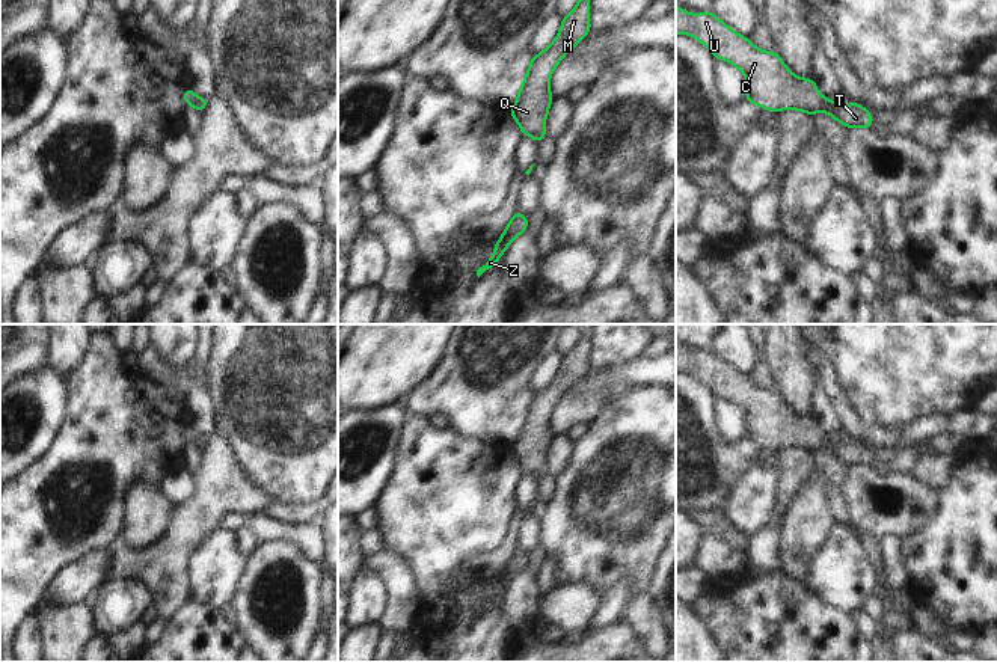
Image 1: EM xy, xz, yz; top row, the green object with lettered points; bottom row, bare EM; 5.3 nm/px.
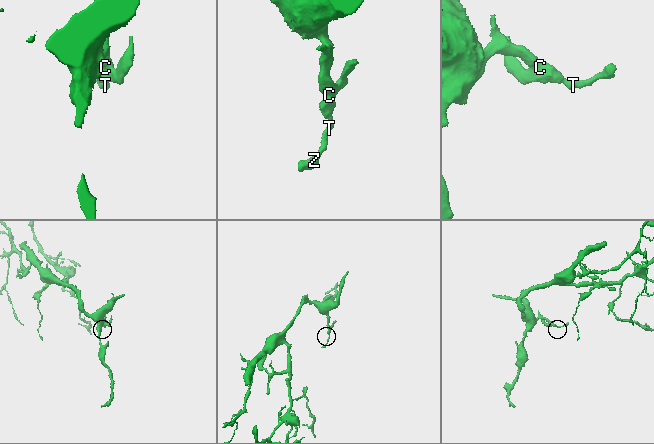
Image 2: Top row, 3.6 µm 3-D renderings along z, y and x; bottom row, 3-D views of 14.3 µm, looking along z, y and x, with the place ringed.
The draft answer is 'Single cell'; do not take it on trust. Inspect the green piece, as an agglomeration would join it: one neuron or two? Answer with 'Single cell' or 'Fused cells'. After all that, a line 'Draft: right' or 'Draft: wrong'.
Single cell
Draft: right

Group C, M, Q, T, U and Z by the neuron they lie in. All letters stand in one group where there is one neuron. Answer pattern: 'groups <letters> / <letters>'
groups C M Q T U Z

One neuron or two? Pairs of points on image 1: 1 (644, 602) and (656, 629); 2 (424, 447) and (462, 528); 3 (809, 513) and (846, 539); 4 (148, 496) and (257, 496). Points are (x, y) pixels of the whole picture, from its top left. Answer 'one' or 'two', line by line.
1: one
2: one
3: two
4: two

